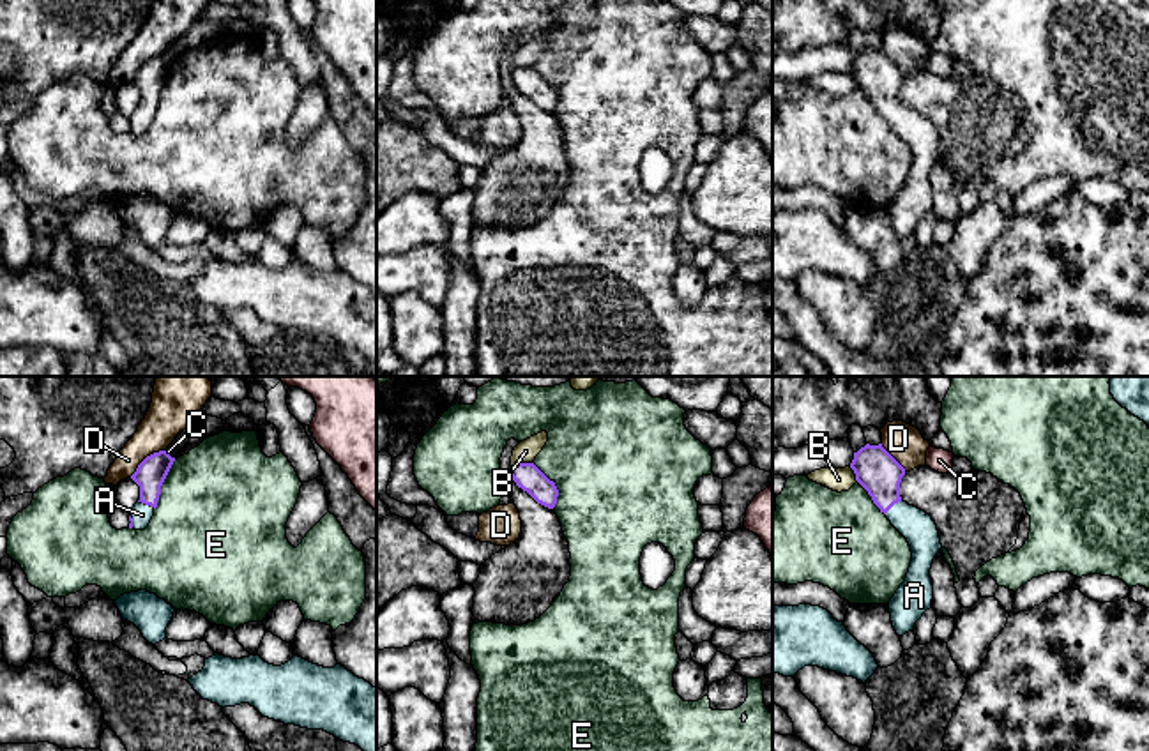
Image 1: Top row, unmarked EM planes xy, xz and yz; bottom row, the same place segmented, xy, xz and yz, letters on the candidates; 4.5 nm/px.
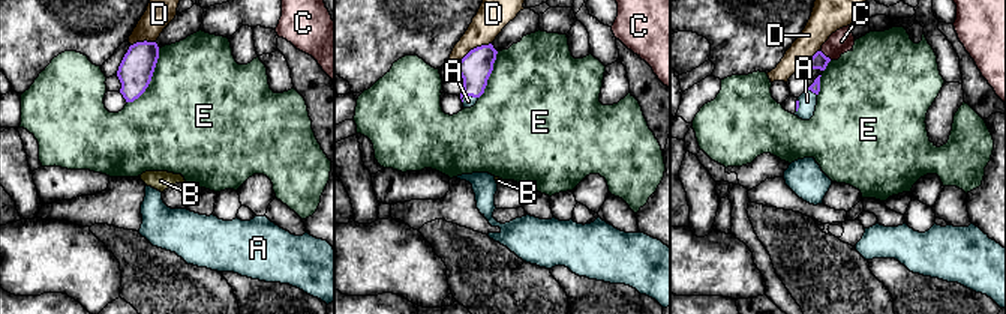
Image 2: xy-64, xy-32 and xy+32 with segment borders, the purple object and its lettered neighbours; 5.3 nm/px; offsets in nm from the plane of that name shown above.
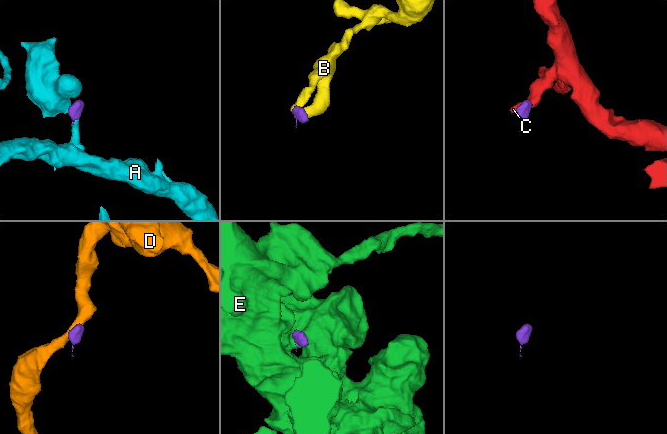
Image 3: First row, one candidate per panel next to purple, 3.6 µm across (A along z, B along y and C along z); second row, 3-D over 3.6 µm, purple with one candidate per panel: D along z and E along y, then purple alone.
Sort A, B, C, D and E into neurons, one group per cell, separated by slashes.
A / B / C / D / E

